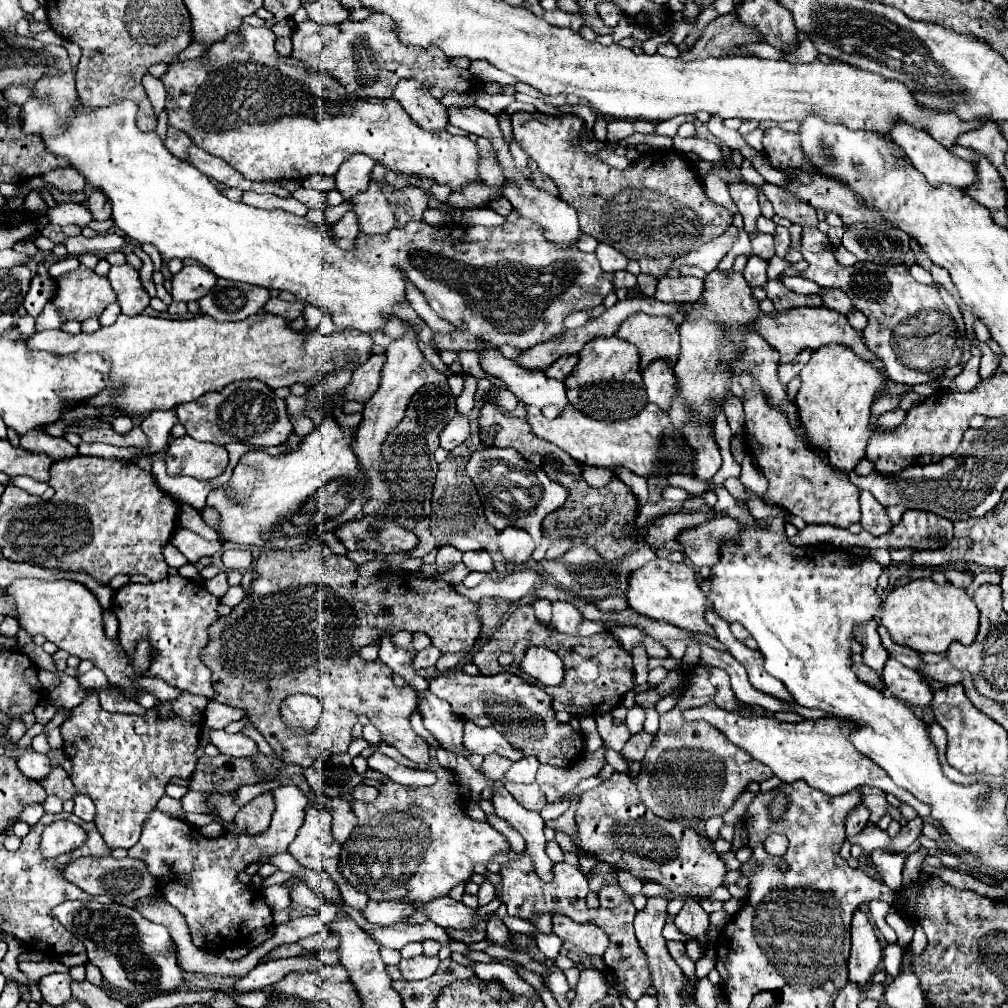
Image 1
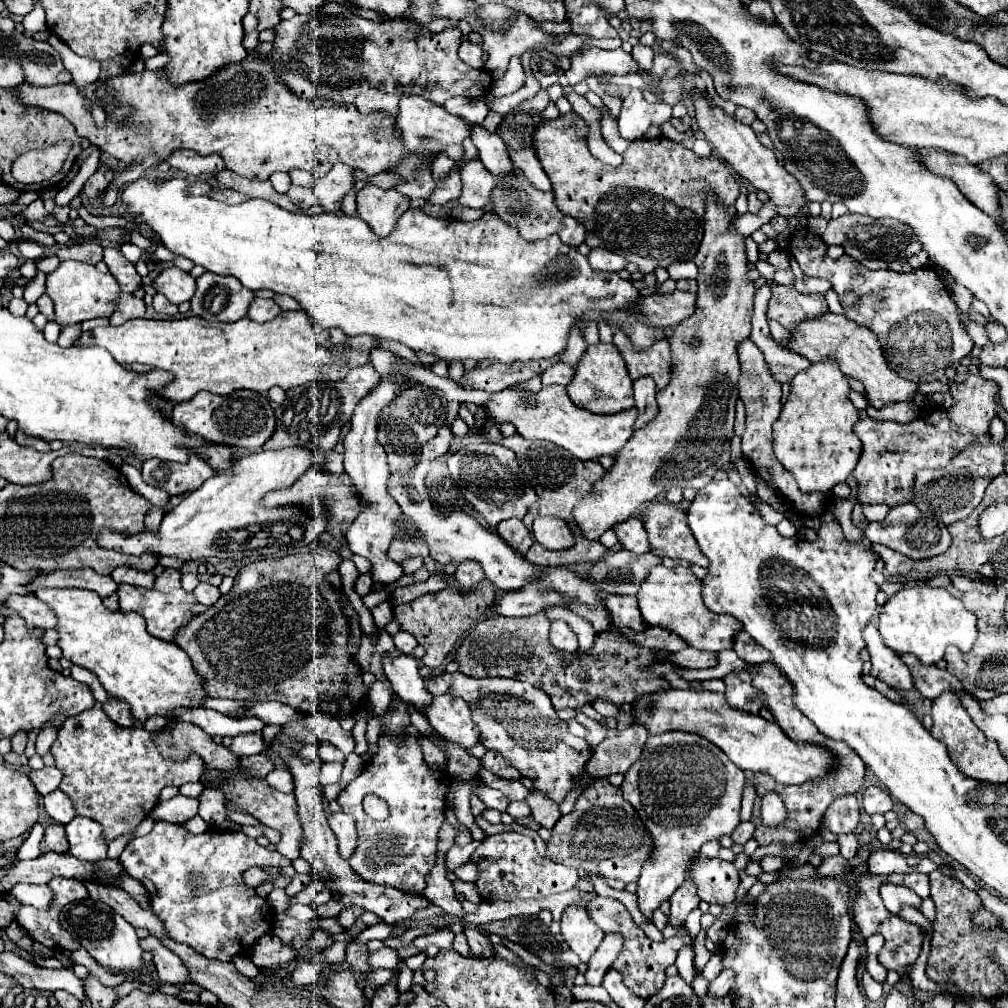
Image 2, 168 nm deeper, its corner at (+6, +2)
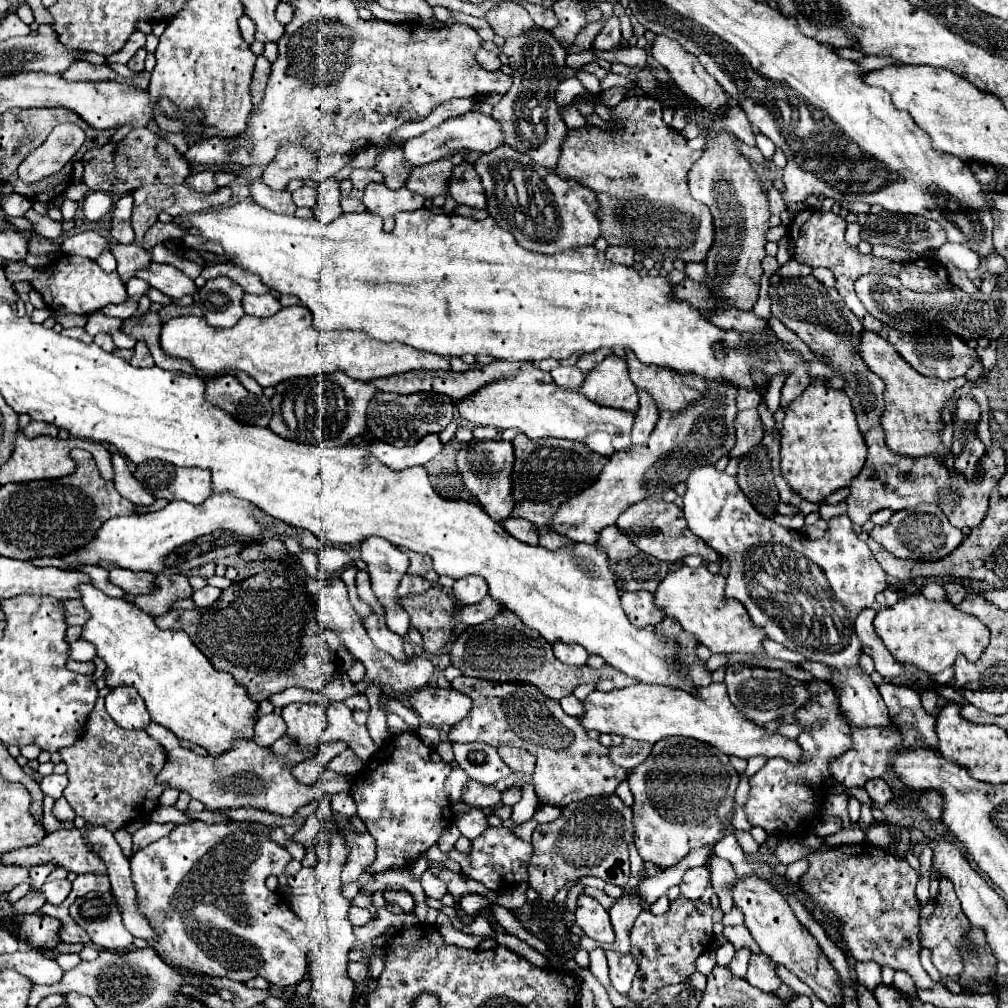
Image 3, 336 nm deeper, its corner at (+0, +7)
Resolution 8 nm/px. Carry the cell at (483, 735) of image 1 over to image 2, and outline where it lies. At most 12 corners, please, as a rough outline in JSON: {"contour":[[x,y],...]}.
{"contour":[[434,696],[424,710],[430,726],[464,748],[480,744],[470,706]]}

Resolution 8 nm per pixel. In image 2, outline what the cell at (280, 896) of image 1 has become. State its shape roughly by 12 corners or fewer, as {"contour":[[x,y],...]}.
{"contour":[[296,874],[286,886],[288,896],[298,892],[310,884],[310,874]]}

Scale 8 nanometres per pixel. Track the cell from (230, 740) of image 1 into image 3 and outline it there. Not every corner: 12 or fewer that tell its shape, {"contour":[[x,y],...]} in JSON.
{"contour":[[270,713],[258,719],[254,739],[270,747],[284,733],[282,715]]}

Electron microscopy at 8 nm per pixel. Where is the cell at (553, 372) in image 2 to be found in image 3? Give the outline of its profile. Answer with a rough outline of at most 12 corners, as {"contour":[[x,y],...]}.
{"contour":[[556,367],[550,371],[560,389],[578,391],[584,373],[576,367]]}

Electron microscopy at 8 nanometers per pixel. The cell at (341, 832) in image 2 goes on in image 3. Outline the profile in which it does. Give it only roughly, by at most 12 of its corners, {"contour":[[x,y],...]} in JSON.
{"contour":[[348,833],[342,883],[354,883],[376,857],[370,833]]}

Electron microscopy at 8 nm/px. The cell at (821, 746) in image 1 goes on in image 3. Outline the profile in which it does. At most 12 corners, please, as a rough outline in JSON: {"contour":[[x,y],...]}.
{"contour":[[724,683],[596,689],[586,731],[650,745],[692,737],[742,759],[798,763],[796,741],[730,705]]}

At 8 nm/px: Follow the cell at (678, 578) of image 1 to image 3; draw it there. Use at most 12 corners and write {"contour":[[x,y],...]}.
{"contour":[[704,565],[654,593],[712,653],[762,655],[766,633]]}

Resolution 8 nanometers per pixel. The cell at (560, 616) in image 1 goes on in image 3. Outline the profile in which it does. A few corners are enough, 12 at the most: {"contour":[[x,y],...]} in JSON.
{"contour":[[556,645],[554,655],[566,665],[586,665],[580,645]]}

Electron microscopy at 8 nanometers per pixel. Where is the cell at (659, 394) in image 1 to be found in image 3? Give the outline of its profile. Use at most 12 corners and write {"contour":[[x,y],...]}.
{"contour":[[638,391],[632,445],[644,445],[658,421],[658,407]]}

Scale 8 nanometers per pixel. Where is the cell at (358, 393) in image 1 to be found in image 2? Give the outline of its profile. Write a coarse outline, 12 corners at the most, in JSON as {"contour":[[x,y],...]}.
{"contour":[[372,362],[286,392],[264,450],[330,450],[378,384]]}

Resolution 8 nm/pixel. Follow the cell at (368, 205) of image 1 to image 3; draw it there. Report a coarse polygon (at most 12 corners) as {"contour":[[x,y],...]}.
{"contour":[[370,183],[362,203],[394,229],[394,215],[424,207],[424,197],[408,189]]}

